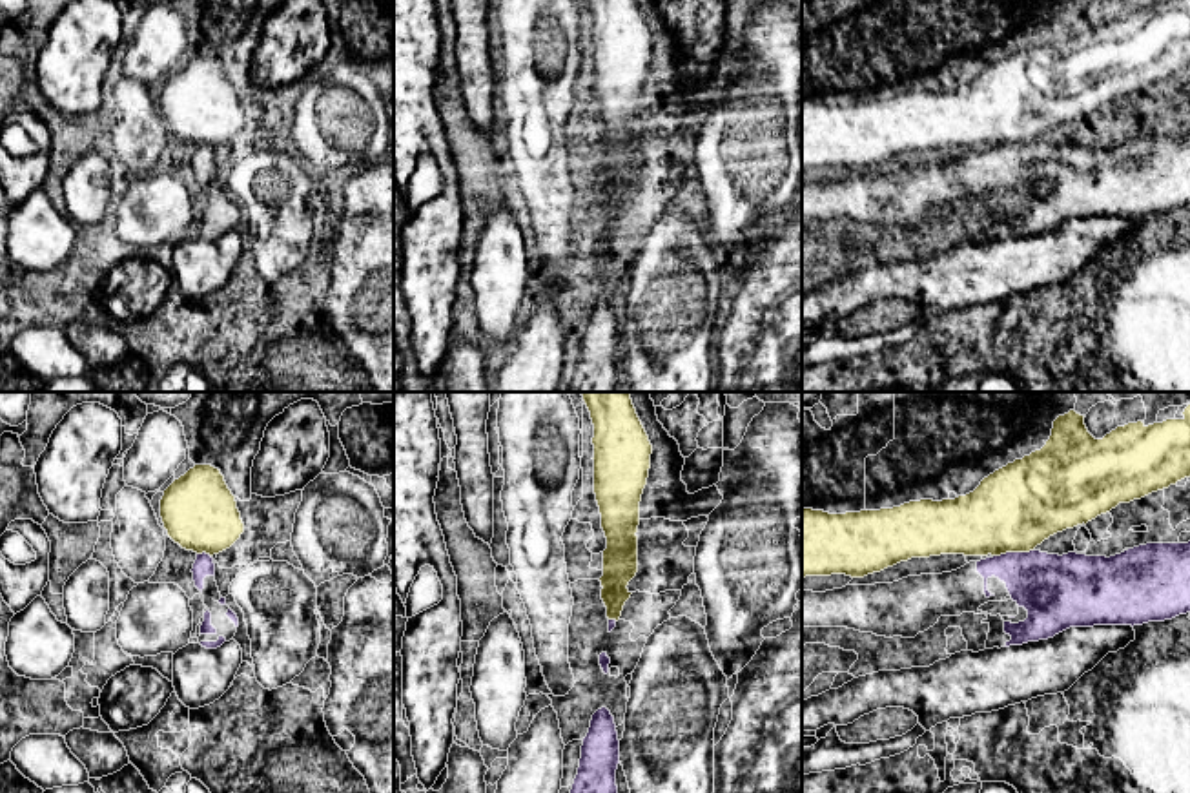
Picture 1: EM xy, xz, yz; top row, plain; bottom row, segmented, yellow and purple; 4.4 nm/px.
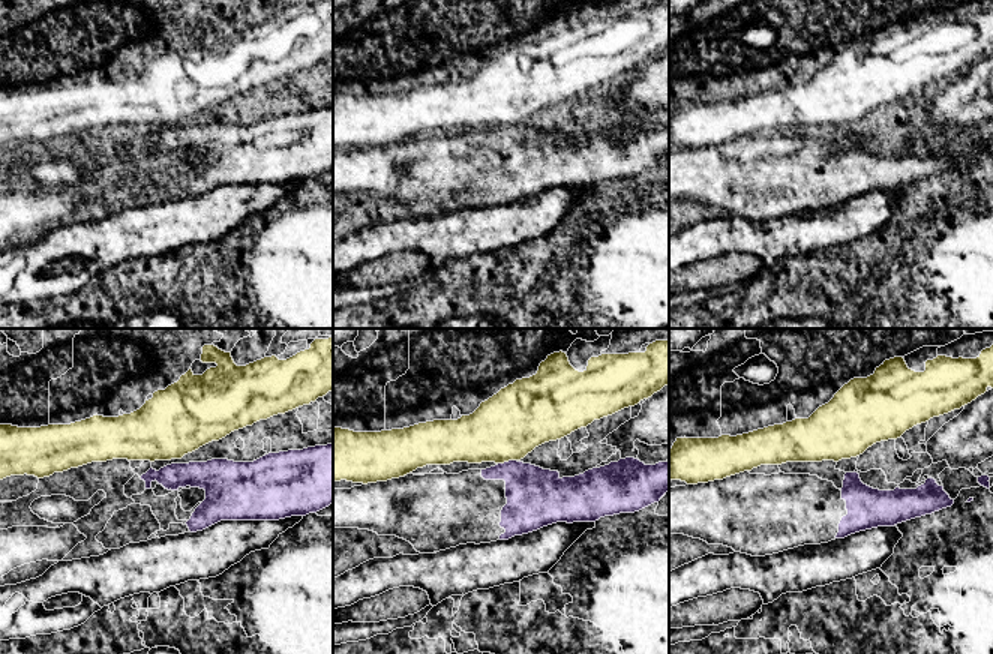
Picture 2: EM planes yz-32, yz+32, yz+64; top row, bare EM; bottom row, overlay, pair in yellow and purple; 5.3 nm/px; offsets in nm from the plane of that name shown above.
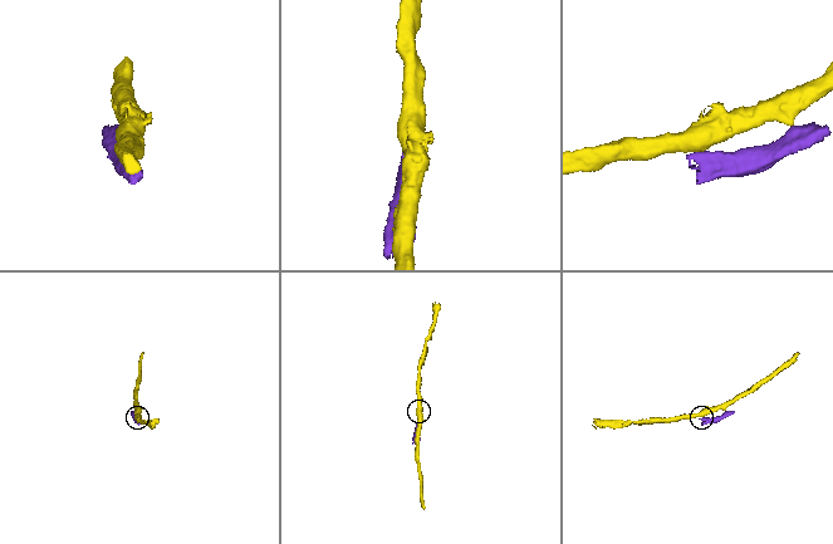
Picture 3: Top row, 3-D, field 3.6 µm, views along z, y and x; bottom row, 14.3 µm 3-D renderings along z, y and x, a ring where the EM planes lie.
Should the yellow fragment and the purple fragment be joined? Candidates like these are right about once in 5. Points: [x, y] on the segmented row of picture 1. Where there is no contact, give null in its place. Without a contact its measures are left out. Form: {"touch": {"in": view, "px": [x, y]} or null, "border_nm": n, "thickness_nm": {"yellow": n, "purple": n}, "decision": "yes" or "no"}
{"touch": {"in": "yz", "px": [1012, 551]}, "border_nm": 180, "thickness_nm": {"yellow": 380, "purple": 300}, "decision": "no"}

